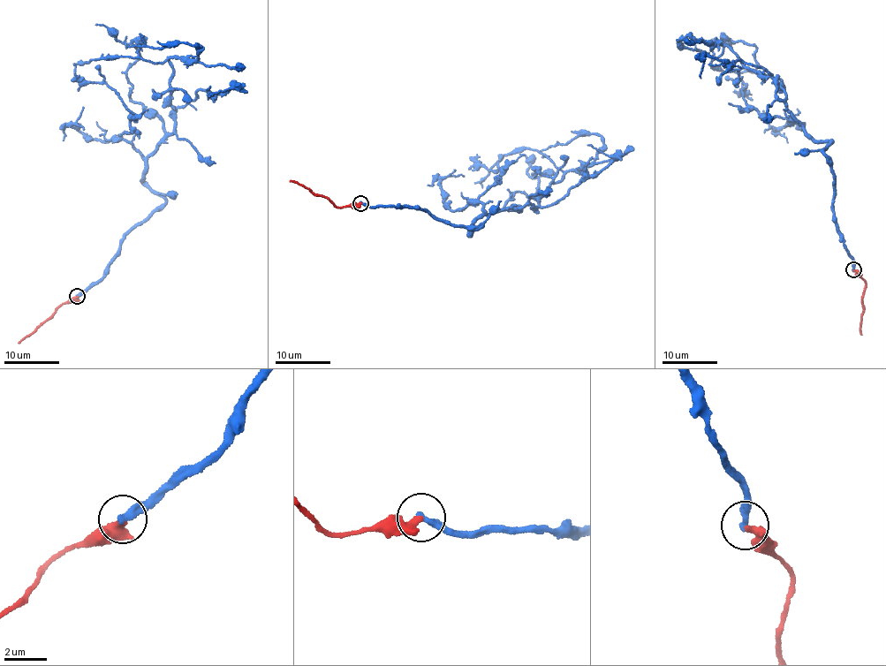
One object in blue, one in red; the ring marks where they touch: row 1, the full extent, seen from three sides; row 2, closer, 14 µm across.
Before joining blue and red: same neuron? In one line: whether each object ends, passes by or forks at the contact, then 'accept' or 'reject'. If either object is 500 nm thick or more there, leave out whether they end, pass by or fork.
blue ends there; red ends there; reject

